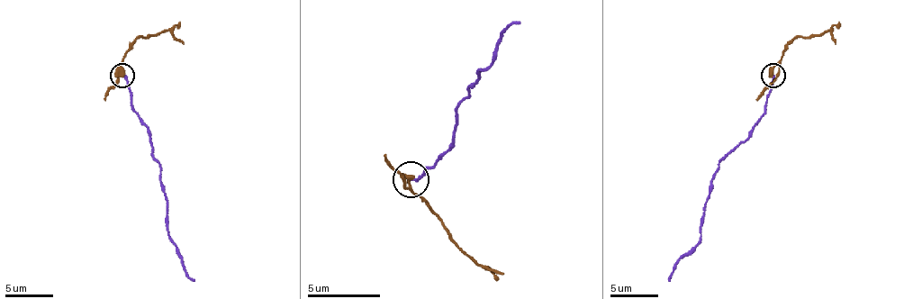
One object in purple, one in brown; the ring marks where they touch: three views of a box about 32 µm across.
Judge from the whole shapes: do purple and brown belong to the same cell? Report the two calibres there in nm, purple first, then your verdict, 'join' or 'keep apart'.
calibres 200 and 500 nm; keep apart

